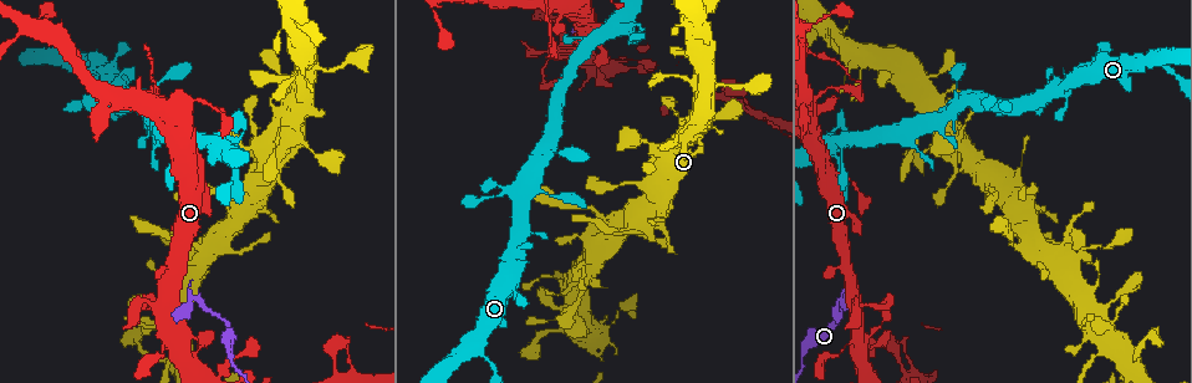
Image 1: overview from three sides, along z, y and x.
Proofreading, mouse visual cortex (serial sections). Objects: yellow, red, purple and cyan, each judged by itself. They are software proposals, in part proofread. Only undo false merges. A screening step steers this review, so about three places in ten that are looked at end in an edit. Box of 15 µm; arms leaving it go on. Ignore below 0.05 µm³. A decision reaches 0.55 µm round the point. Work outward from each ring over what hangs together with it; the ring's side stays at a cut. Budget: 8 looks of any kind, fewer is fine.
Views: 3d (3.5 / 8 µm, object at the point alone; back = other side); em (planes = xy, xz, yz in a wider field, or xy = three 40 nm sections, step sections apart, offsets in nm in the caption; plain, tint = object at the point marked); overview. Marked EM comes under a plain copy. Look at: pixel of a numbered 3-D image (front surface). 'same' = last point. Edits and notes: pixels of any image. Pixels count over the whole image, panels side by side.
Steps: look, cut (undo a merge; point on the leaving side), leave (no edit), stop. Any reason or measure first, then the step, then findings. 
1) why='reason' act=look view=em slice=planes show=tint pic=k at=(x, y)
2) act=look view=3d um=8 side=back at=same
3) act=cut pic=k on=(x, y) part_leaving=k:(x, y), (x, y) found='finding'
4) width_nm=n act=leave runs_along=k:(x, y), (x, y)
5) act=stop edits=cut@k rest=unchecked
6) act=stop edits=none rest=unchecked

why='four-way junction' act=look view=3d um=3.5 pic=1 at=(167, 342)

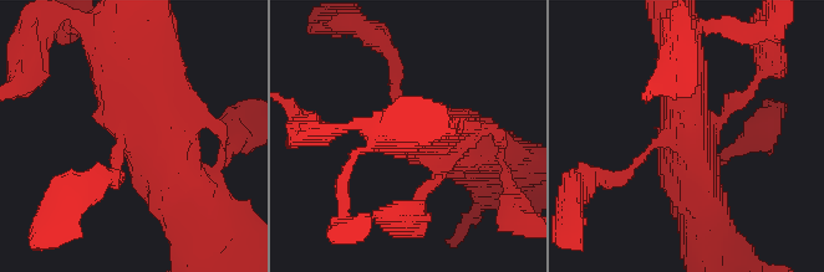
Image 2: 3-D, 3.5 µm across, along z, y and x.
act=look view=em slice=xy step=5 show=tint pic=2 at=(124, 127)

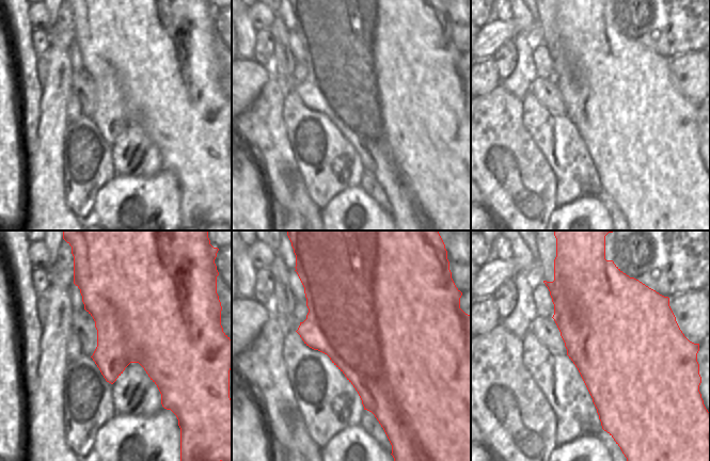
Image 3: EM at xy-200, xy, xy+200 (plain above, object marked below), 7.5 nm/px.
act=leave runs_along=2:(126, 32), (122, 95), (176, 185) found='all the same cell'

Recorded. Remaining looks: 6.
why='narrows sharply' act=look view=3d um=3.5 pic=1 at=(840, 308)

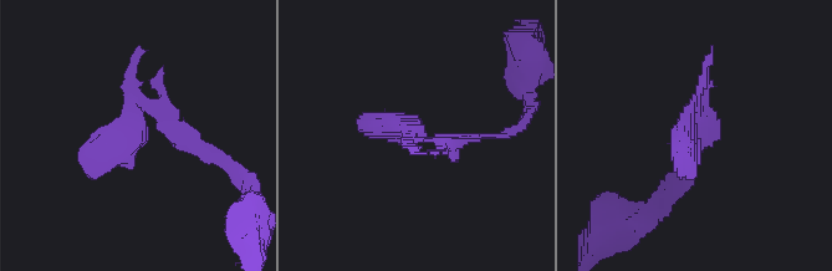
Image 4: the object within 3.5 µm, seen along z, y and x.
why='need the tissue' act=look view=em slice=xy step=2 show=tint pic=4 at=(693, 128)

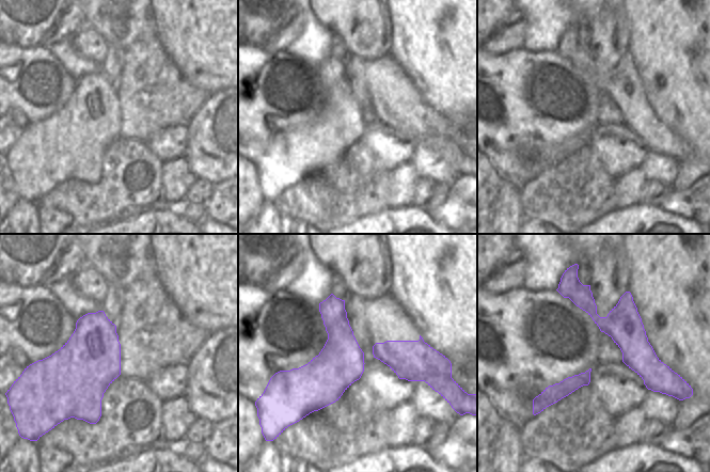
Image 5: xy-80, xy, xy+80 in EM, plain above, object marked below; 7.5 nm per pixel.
act=look view=em slice=xy step=5 show=tint at=same

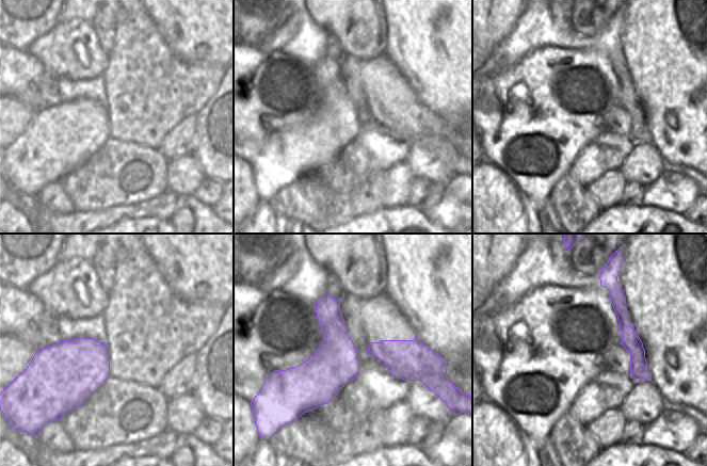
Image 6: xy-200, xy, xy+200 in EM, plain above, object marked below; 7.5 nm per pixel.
act=cut pic=4 on=(118, 136) found='two cells meet here'

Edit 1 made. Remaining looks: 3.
why='redraw' act=look view=overview

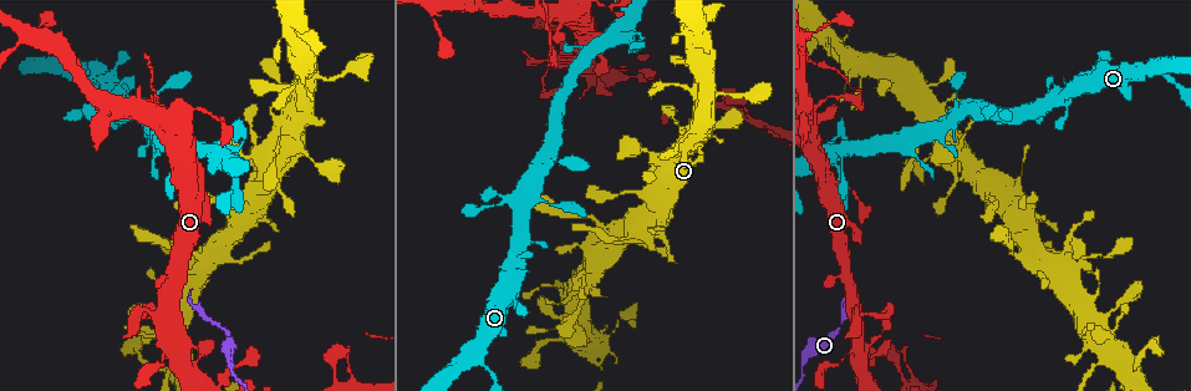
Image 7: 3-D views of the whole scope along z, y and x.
why='abrupt turn' act=look view=3d um=3.5 pic=7 at=(825, 31)

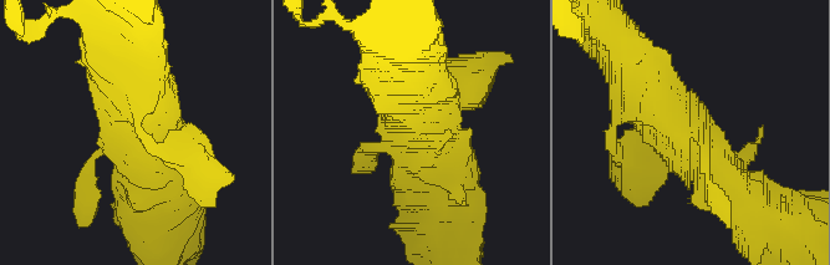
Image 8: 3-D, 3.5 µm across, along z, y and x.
why='shape alone is not enough' act=look view=em slice=xy step=3 show=tint pic=8 at=(147, 127)

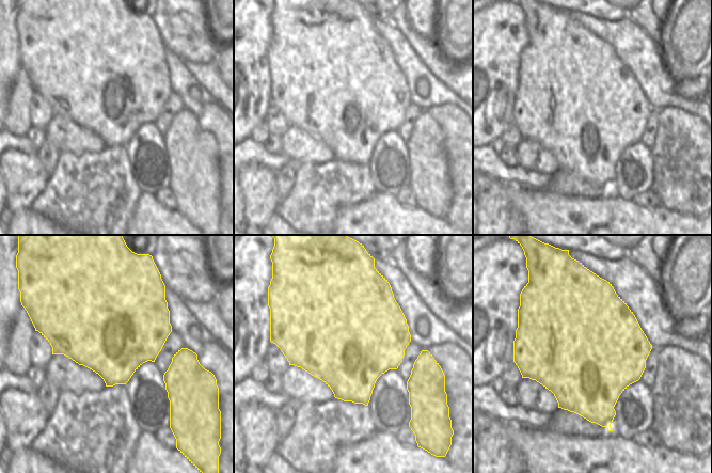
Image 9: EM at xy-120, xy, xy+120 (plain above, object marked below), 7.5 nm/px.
act=leave runs_along=8:(733, 192), (647, 93), (631, 59) found='continuous, no second cell'

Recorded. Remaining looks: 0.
act=stop edits=cut@4 rest=unchecked

